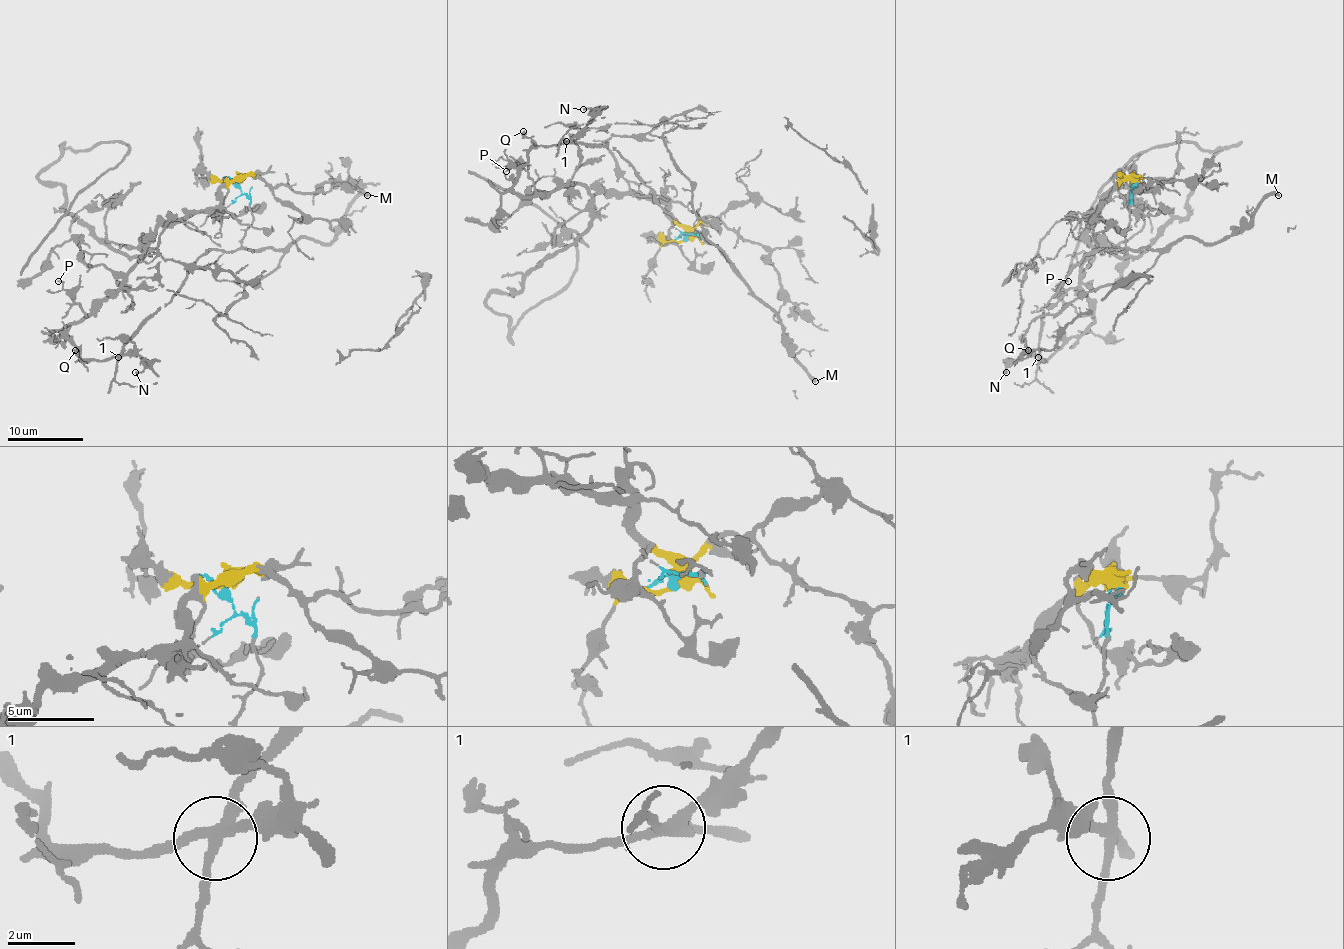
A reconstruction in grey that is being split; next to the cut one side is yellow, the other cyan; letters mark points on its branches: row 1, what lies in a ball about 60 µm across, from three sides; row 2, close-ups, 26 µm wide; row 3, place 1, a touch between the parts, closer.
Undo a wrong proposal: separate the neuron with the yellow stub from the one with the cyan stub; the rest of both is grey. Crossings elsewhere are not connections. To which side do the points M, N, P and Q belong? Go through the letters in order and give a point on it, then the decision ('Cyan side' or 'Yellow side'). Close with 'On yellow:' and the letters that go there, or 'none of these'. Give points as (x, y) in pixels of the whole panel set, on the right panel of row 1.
M: Place: (1278, 195). Cyan side
N: Place: (1006, 372). Yellow side
P: Place: (1068, 281). Yellow side
Q: Place: (1028, 350). Yellow side
On yellow: N, P, Q

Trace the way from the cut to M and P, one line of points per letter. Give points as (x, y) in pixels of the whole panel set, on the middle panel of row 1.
M: (684, 239), (690, 233), (701, 233), (690, 229), (718, 250), (732, 271), (777, 317), (783, 343), (815, 381)
P: (684, 239), (688, 233), (669, 216), (663, 201), (591, 193), (582, 184), (536, 189), (521, 165), (506, 171)

